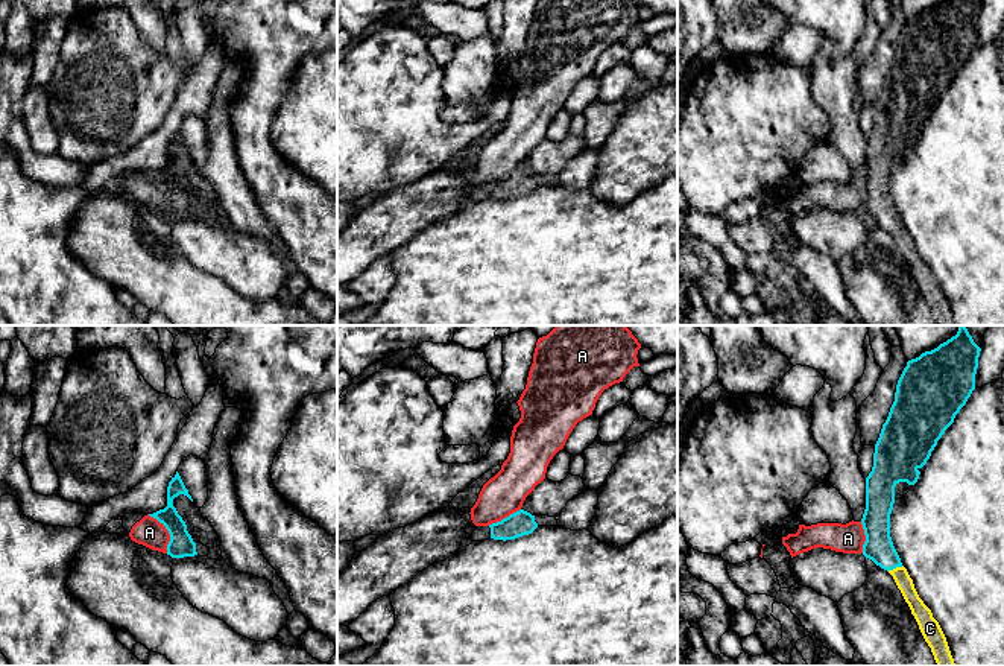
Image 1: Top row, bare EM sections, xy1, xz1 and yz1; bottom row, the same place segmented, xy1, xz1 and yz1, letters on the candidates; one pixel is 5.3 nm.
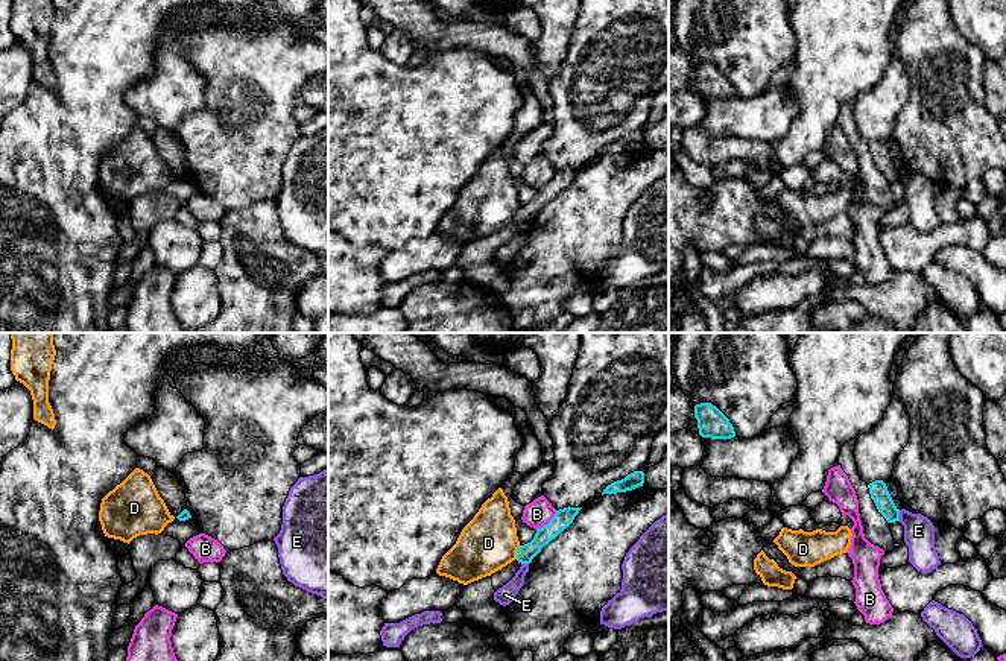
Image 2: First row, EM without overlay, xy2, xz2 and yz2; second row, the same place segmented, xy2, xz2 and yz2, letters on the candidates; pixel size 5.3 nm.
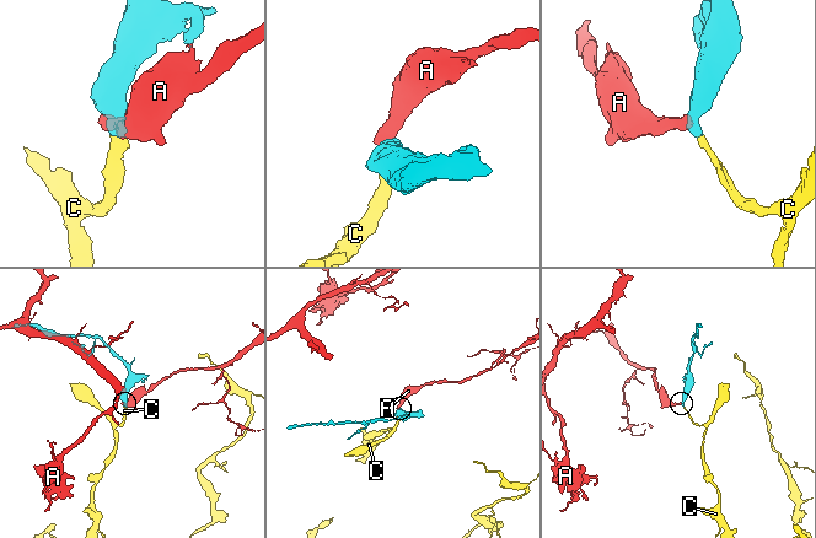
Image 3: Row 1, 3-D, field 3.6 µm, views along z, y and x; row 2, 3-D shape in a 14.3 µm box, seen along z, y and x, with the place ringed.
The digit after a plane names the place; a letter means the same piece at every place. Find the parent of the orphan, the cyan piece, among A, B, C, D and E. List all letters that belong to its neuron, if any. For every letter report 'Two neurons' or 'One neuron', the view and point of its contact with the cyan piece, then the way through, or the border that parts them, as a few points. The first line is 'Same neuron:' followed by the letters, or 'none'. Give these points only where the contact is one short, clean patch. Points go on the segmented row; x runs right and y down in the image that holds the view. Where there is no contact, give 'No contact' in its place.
Same neuron: C
A: Two neurons. Touches cyan at xy1 (167, 529). Boundary: xy1 (148, 514), (155, 517), (167, 531), (167, 552)
B: Two neurons. Touches cyan at xz2 (549, 521). Boundary: xz2 (556, 511), (537, 531)
C: One neuron. Touches cyan at yz1 (895, 567). Path across: yz1 (878, 546), (895, 567), (901, 577)
D: Two neurons. Touches cyan at xz2 (517, 552). Boundary: xz2 (520, 546), (515, 558)
E: Two neurons. Touches cyan at yz2 (898, 515). Boundary: yz2 (898, 511), (900, 520)

